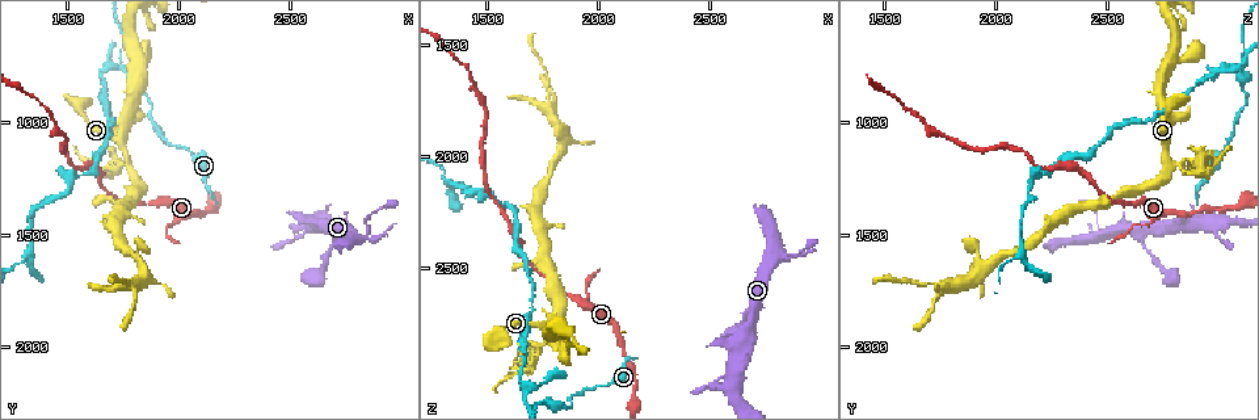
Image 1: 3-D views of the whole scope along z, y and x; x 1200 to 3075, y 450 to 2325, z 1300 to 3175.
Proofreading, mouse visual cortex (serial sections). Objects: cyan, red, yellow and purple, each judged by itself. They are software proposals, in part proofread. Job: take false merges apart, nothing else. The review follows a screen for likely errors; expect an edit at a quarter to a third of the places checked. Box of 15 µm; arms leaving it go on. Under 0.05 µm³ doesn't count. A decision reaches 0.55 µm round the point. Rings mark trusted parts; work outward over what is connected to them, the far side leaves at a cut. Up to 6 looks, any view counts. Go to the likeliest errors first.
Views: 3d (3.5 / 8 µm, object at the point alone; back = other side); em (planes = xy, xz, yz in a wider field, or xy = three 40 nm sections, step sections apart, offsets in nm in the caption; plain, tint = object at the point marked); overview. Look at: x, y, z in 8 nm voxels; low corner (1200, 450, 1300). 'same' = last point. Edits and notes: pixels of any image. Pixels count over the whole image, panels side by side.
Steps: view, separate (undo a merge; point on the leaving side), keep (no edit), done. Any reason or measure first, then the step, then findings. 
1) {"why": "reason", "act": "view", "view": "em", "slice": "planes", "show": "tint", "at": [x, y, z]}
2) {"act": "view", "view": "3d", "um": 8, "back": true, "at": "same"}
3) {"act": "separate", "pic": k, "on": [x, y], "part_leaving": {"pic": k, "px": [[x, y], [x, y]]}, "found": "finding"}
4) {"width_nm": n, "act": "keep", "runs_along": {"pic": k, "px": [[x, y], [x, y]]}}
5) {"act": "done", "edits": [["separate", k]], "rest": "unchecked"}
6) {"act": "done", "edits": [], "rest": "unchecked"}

{"why": "looks like a crossing", "act": "view", "view": "3d", "um": 3.5, "at": [1750, 750, 3090]}

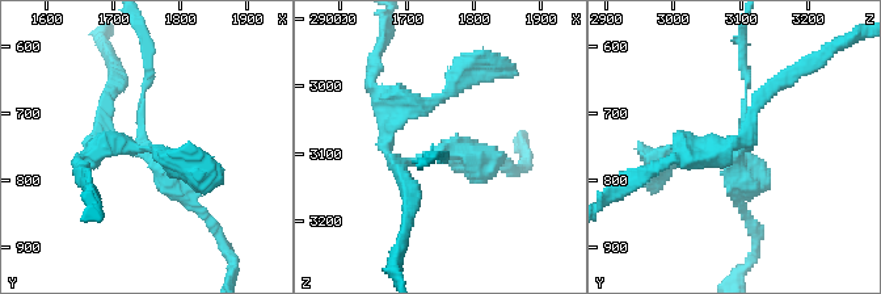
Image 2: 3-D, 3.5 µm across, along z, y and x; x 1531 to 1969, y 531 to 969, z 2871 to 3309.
{"arms": 4, "arm_widths_nm": [100, 150, 150, 200], "act": "view", "view": "em", "slice": "xy", "step": 1, "show": "tint", "at": [1755, 760, 3100]}

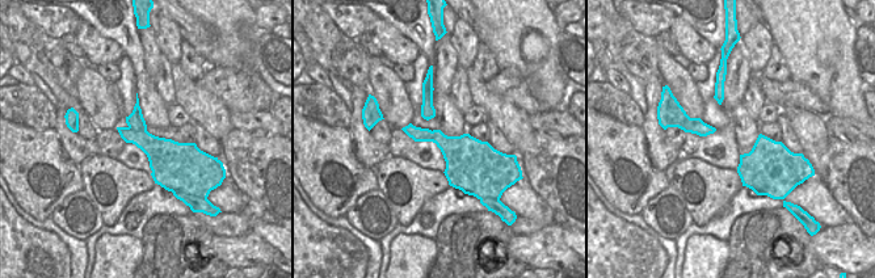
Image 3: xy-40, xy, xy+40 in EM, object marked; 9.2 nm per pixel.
{"act": "separate", "pic": 2, "on": [747, 131], "border": {"pic": 3, "px": [[129, 126], [134, 130], [146, 130]]}, "found": "two cells meet here"}

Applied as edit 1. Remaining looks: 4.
{"why": "redraw", "act": "view", "view": "overview"}

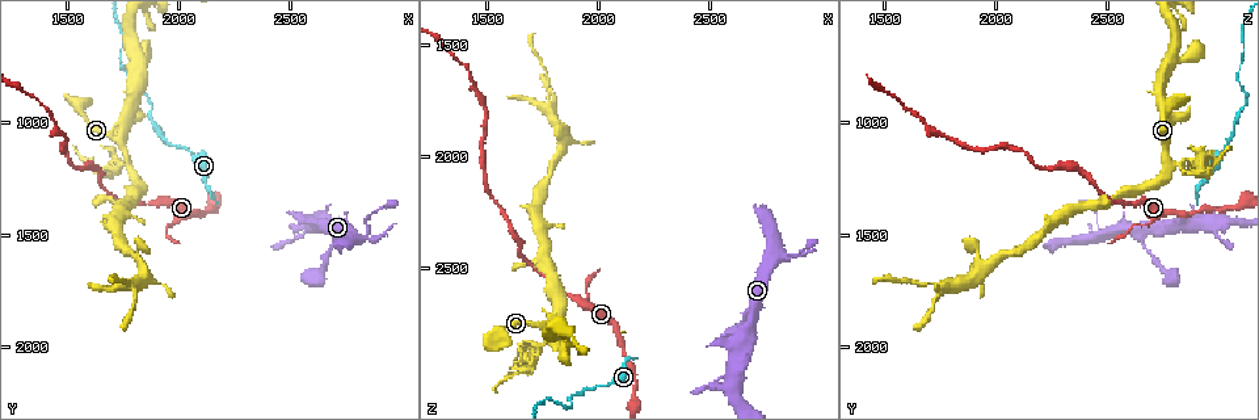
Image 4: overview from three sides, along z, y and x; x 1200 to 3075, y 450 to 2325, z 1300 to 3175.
{"why": "thick turns thin", "act": "view", "view": "3d", "um": 3.5, "at": [1780, 1170, 2760]}

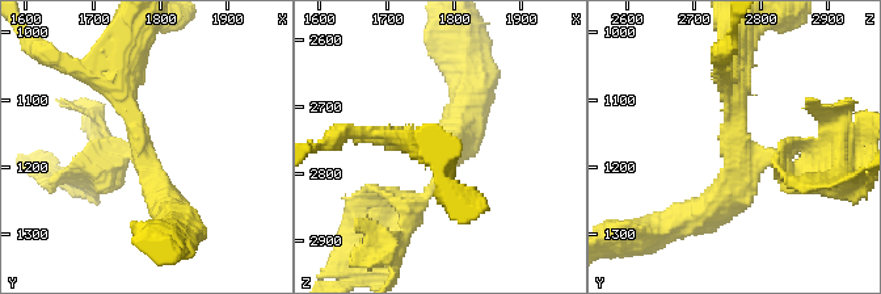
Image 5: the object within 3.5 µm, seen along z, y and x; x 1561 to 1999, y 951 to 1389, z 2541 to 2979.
{"arms": 4, "arm_widths_nm": [150, 150, 250, 400], "act": "view", "view": "em", "slice": "xy", "step": 5, "show": "tint", "at": [1770, 1180, 2770]}

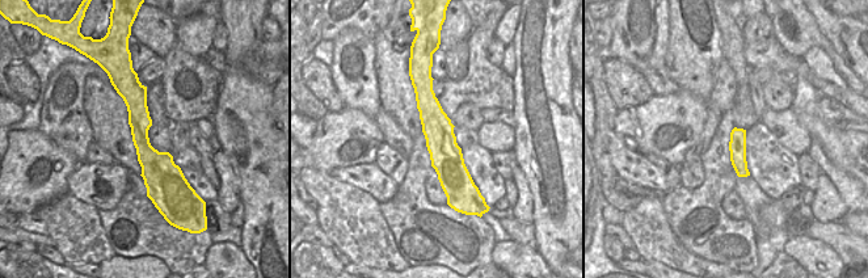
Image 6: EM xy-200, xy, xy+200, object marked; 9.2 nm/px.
{"act": "view", "view": "em", "slice": "xy", "step": 1, "show": "tint", "at": "same"}

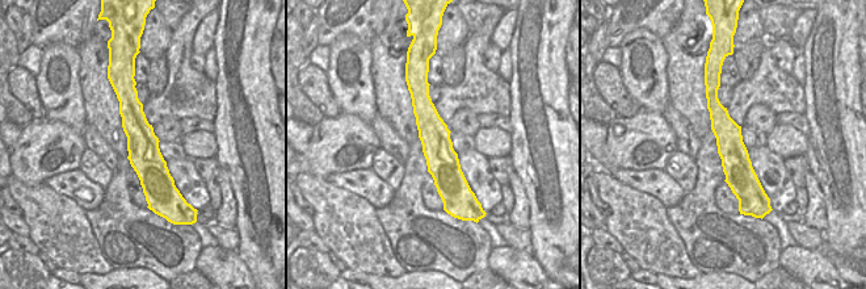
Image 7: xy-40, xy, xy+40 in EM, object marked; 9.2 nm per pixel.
{"act": "separate", "pic": 5, "on": [393, 208], "part_leaving": {"pic": 5, "px": [[431, 189], [403, 198], [379, 273]]}, "found": "a second cell is stuck on"}

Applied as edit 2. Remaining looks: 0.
{"act": "done", "edits": [["separate", 2], ["separate", 5]], "rest": "unchecked"}

